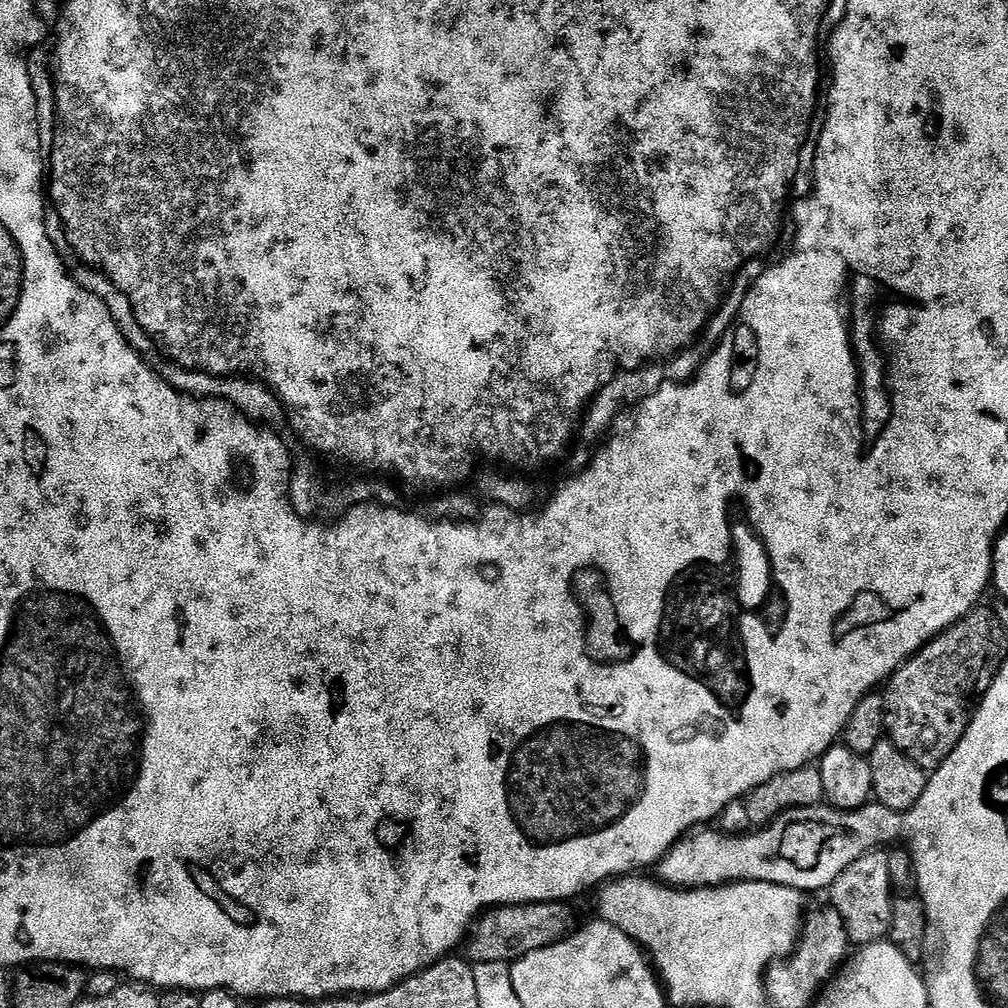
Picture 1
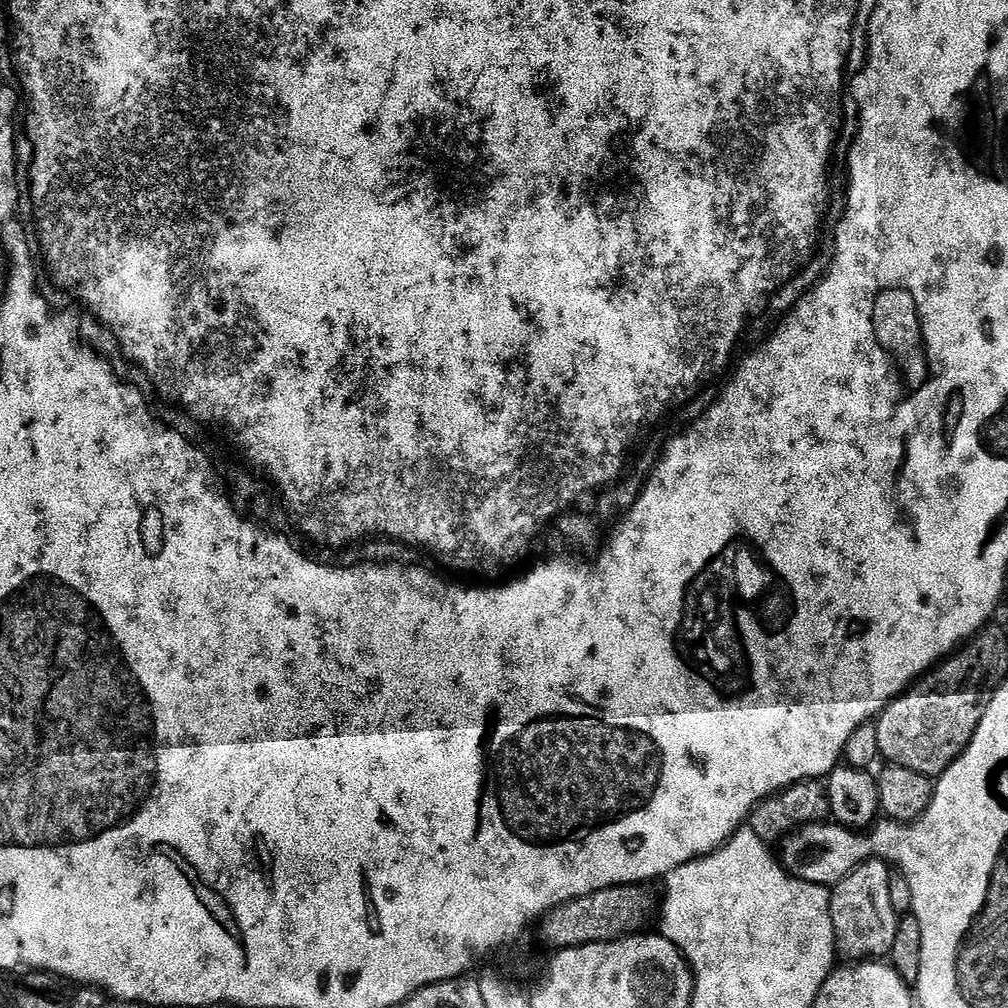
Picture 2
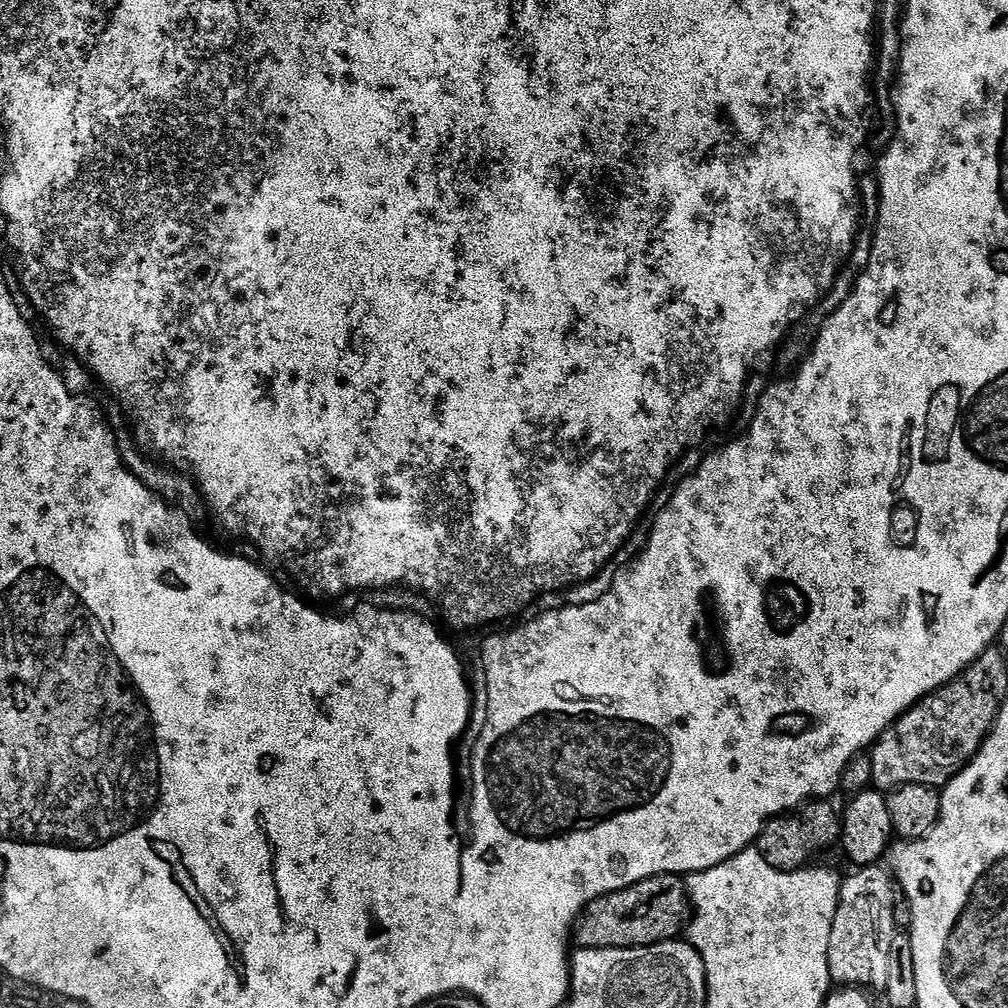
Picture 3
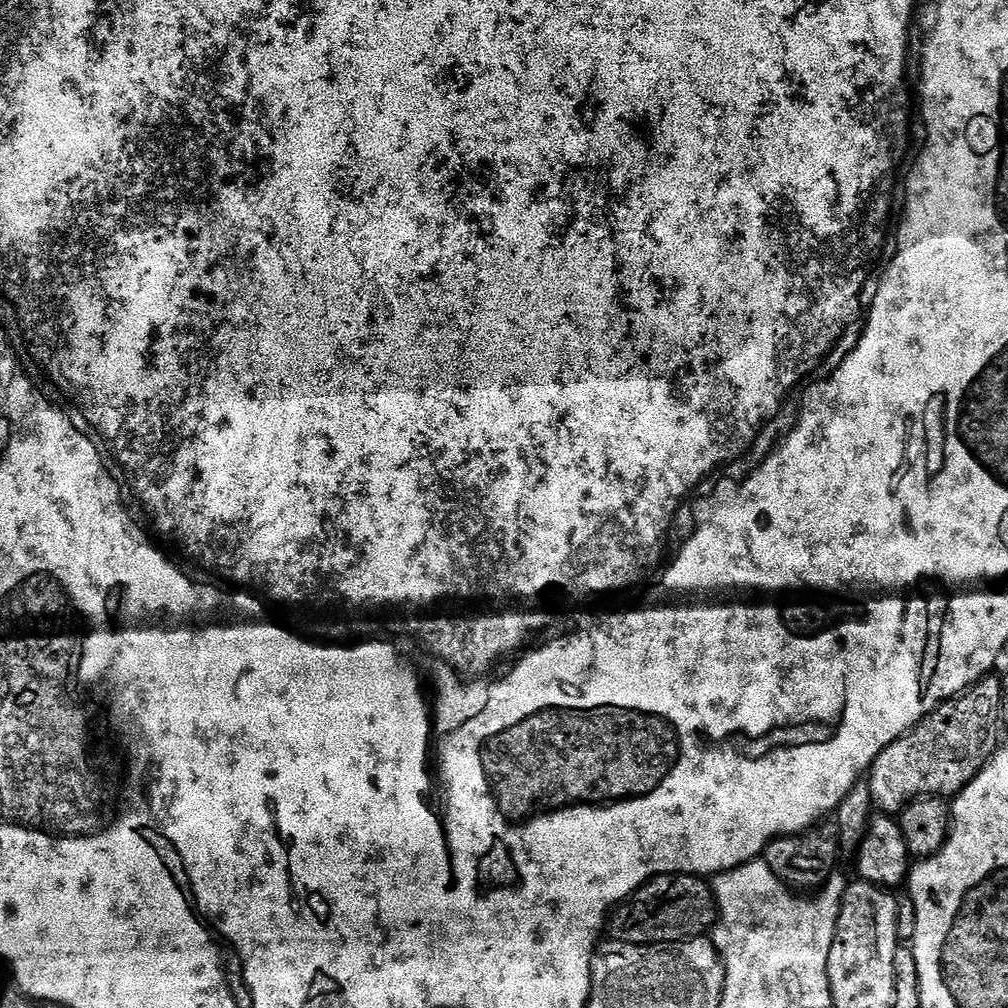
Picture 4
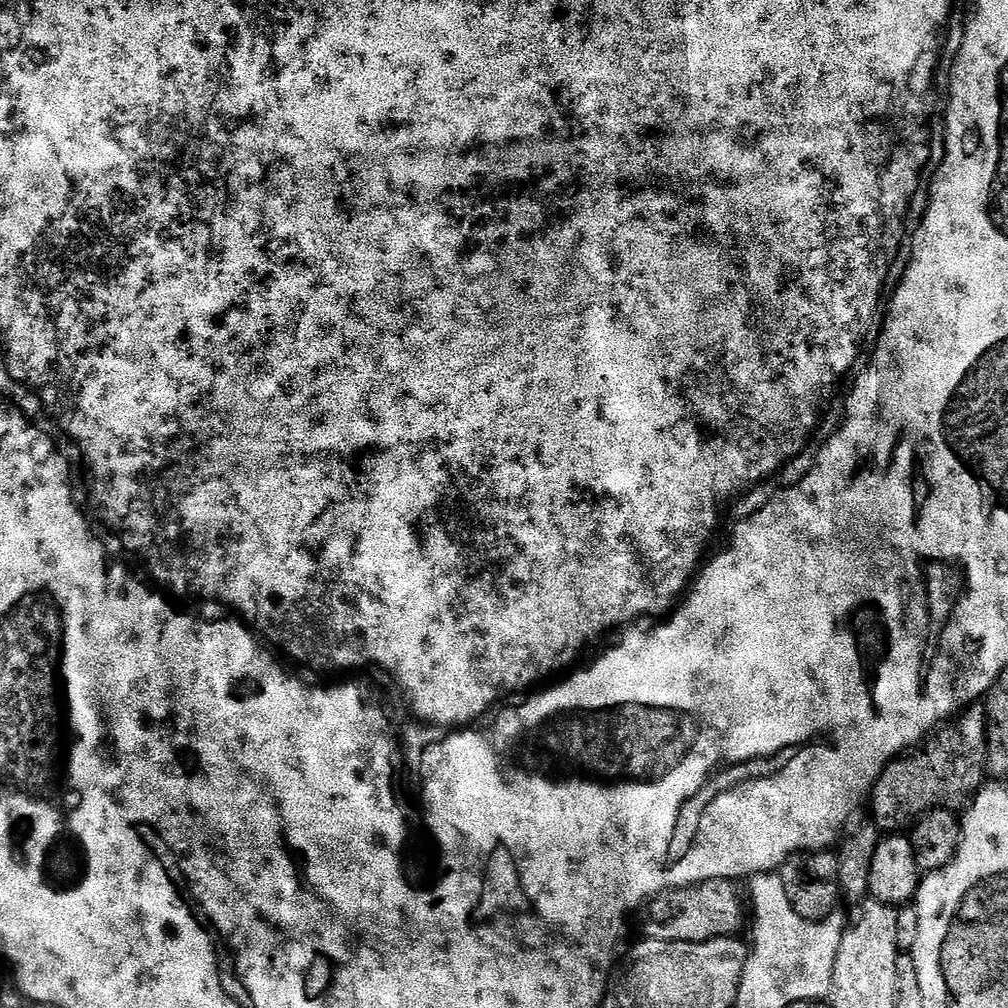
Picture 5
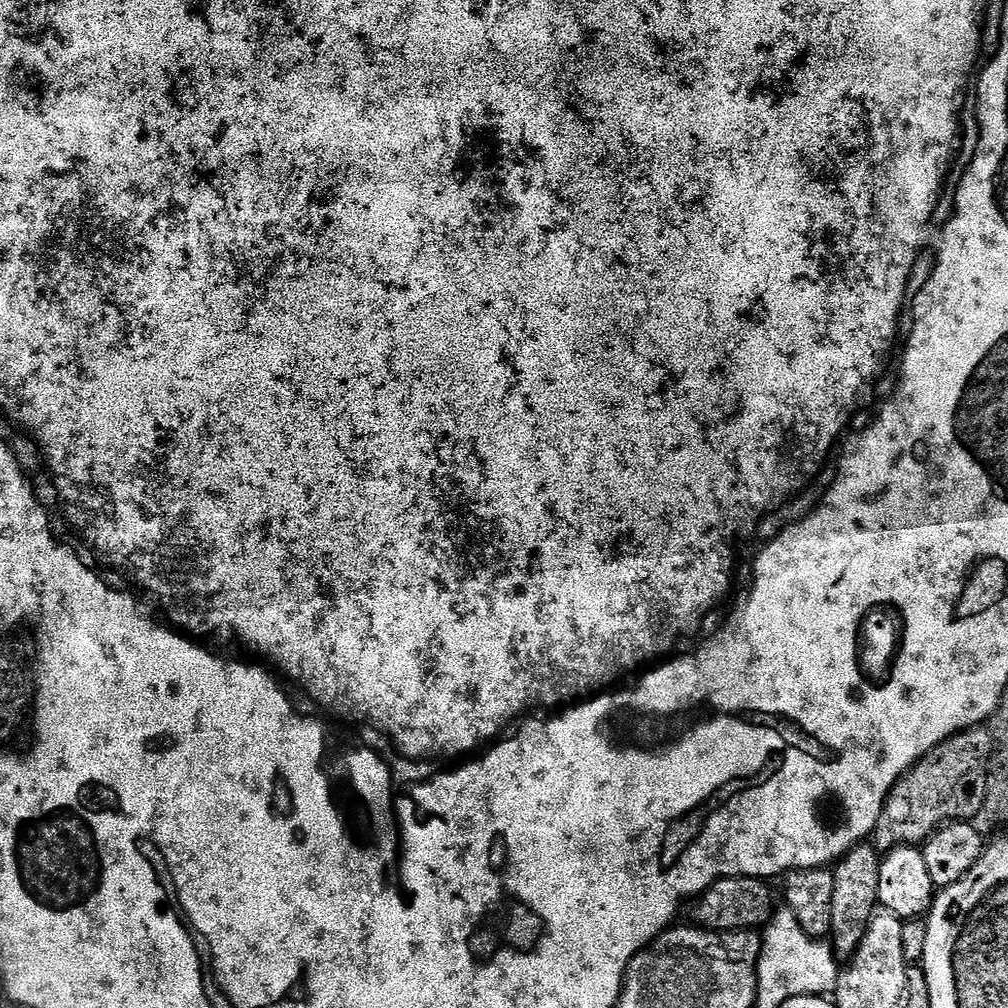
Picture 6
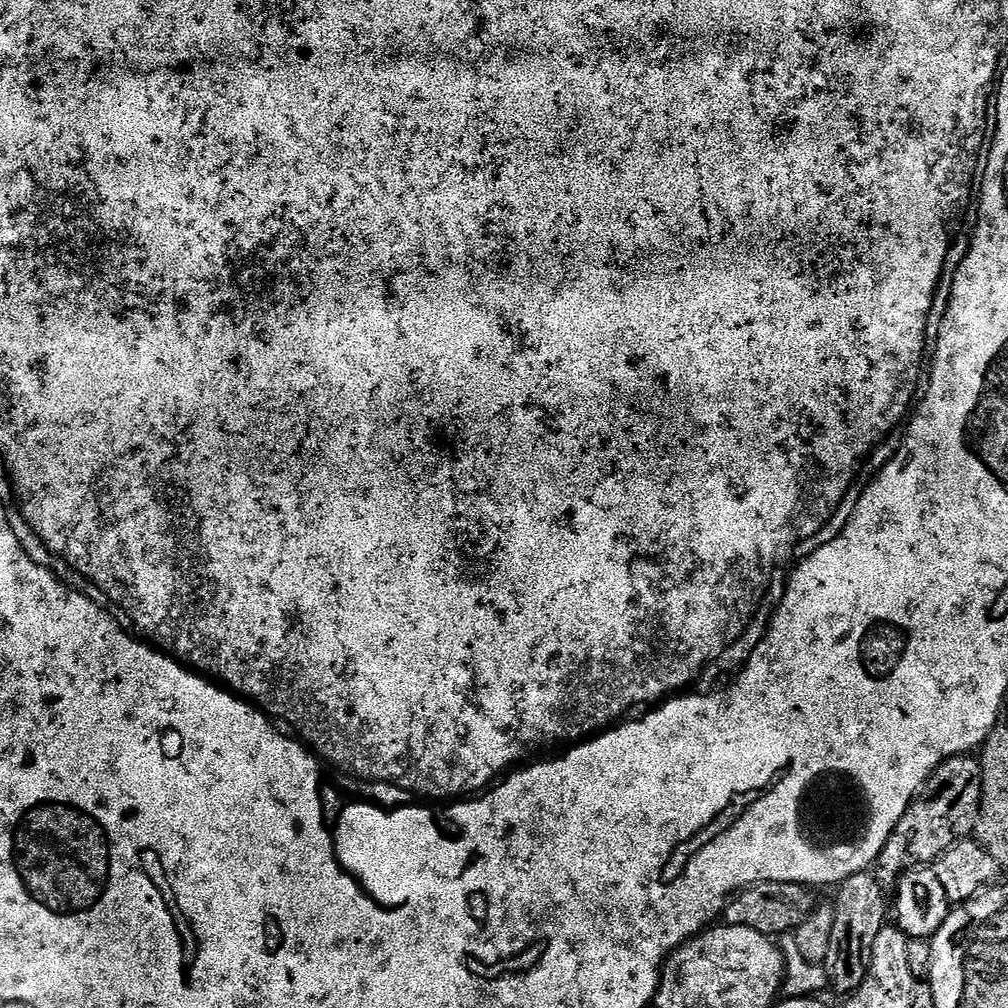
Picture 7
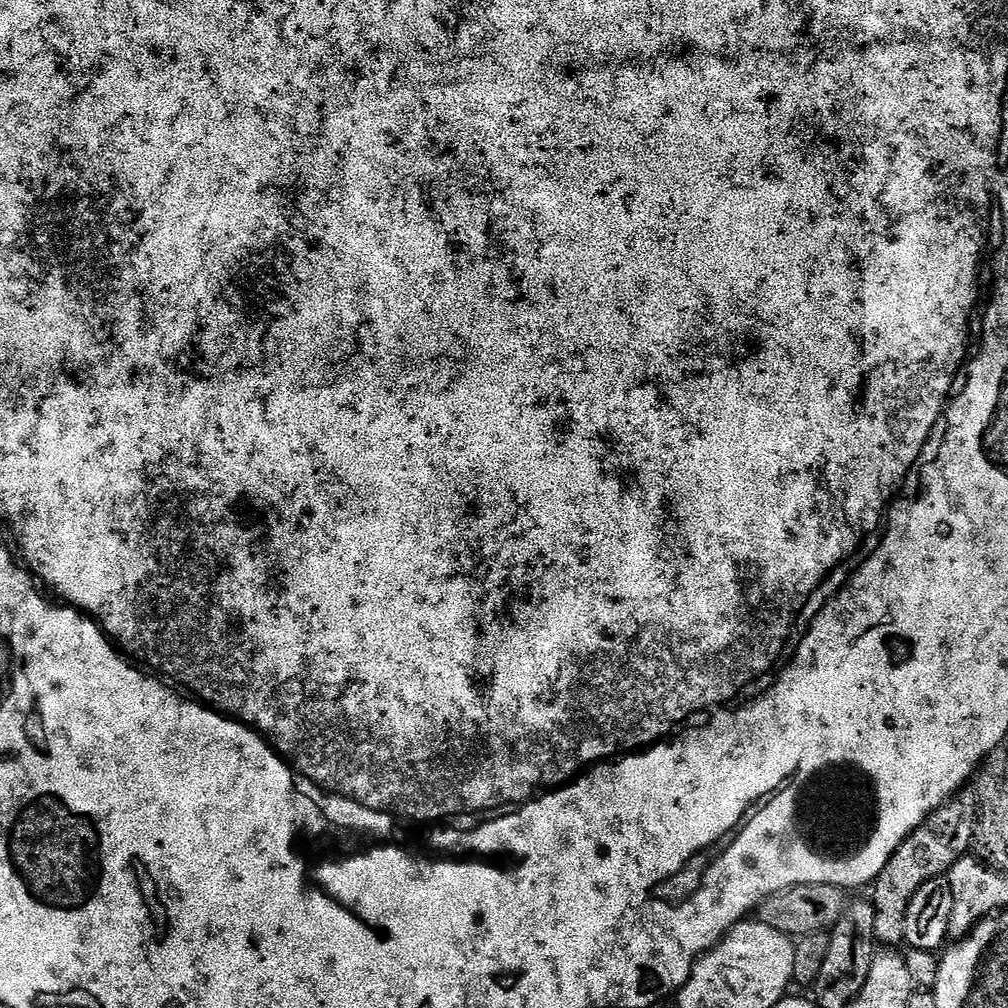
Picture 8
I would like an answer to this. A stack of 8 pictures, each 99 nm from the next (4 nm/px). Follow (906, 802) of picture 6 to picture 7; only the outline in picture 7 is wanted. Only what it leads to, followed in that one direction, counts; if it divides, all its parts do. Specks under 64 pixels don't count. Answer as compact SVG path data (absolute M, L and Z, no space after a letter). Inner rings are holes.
M963 754L943 760L897 821L876 860L874 875L881 885L895 885L909 868L931 865L951 844L971 837L976 831L981 794L982 770L975 755Z

